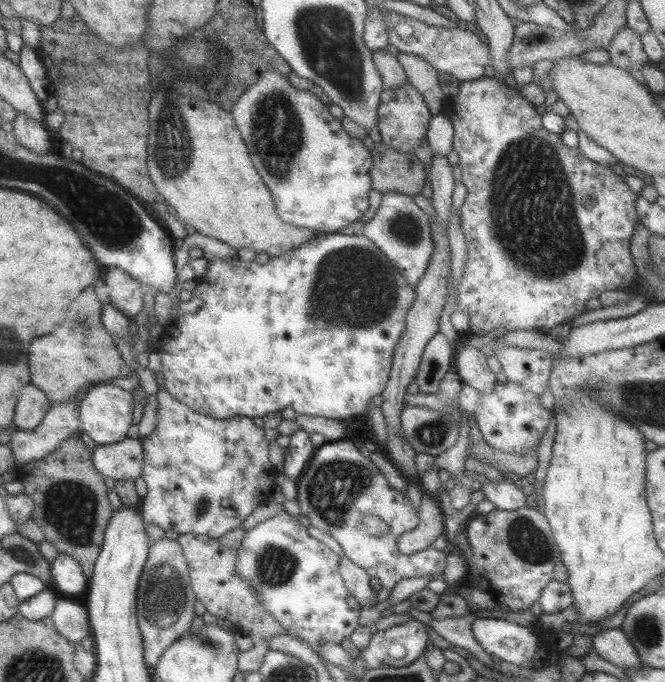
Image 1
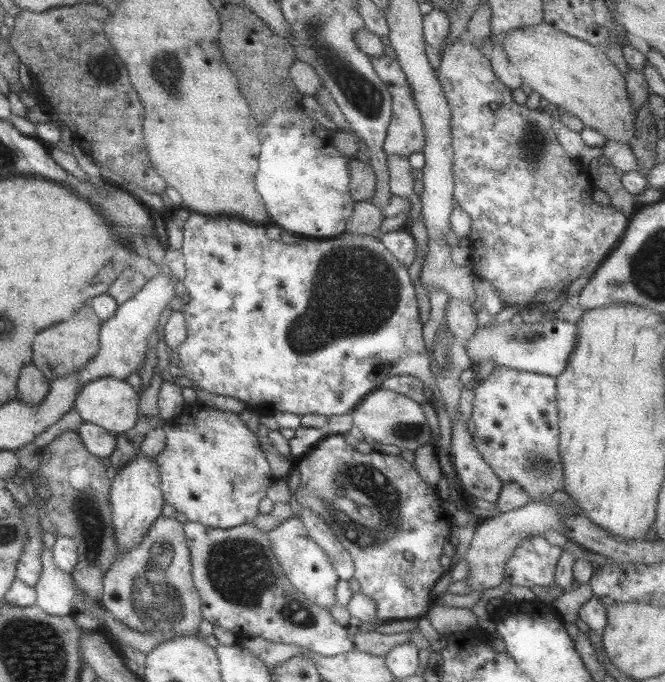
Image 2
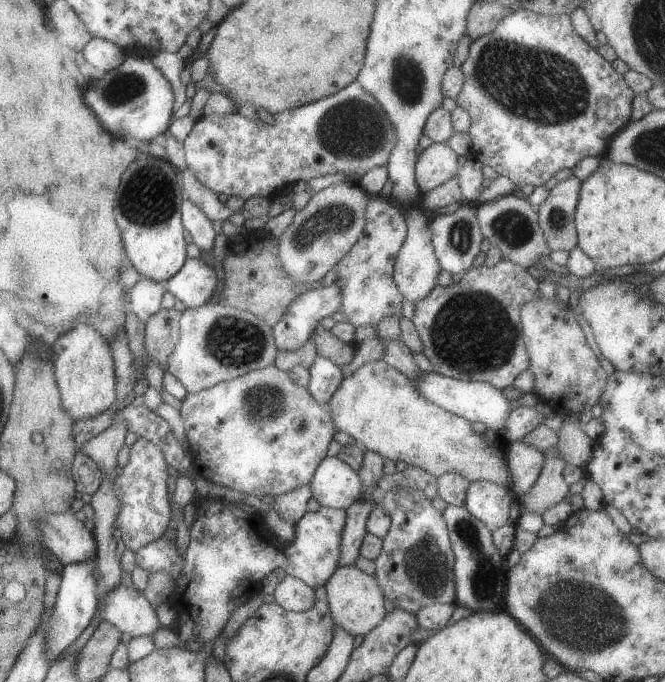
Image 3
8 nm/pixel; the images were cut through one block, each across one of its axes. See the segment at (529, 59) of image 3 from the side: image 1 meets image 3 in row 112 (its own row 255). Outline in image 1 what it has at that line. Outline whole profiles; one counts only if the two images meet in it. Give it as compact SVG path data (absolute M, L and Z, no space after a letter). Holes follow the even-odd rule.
M490 73L473 80L459 81L457 92L452 100L451 108L445 112L445 116L452 124L452 149L459 157L460 182L466 190L465 201L459 210L461 211L460 227L467 247L467 260L464 261L463 277L457 286L457 311L464 311L469 315L468 329L472 336L481 336L499 327L505 328L507 332L533 330L541 334L545 334L547 330L559 324L578 327L572 322L579 313L588 311L584 307L587 299L595 298L599 293L608 290L627 290L638 282L638 275L629 250L630 238L638 221L635 211L637 193L627 187L621 176L614 174L609 167L587 160L575 147L567 148L563 145L560 134L551 133L541 125L541 116L537 114L534 105L518 93L518 88L510 88L503 80L491 76Z

